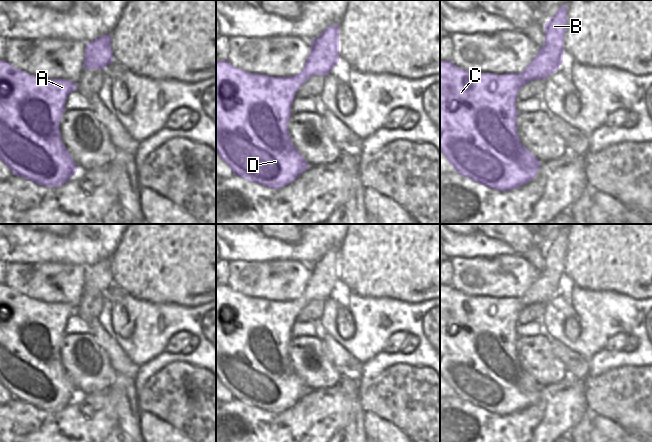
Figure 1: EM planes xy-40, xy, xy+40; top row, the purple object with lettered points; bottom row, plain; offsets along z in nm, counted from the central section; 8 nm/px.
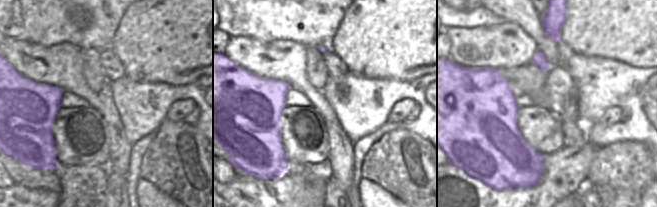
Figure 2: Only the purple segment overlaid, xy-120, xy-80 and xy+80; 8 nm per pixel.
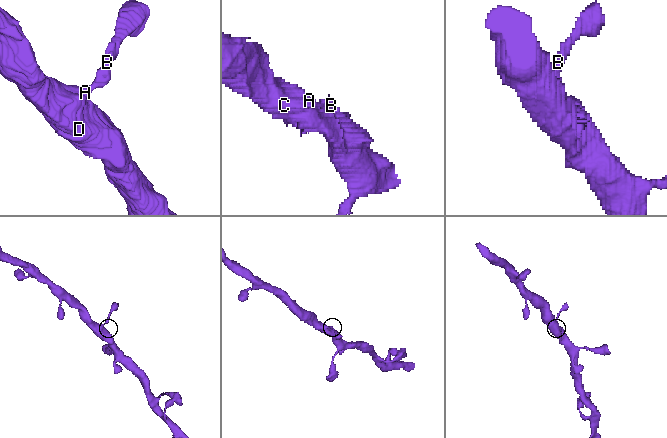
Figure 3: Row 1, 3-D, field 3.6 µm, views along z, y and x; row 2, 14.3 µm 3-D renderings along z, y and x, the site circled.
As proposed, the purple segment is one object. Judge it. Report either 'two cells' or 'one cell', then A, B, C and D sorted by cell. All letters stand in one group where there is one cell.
one cell; A B C D

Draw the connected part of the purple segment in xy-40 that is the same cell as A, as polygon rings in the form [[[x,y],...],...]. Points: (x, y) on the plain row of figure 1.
[[[0,285],[0,383],[13,396],[44,411],[58,411],[71,403],[77,390],[61,364],[59,348],[67,320],[77,307],[66,303],[44,303]]]

